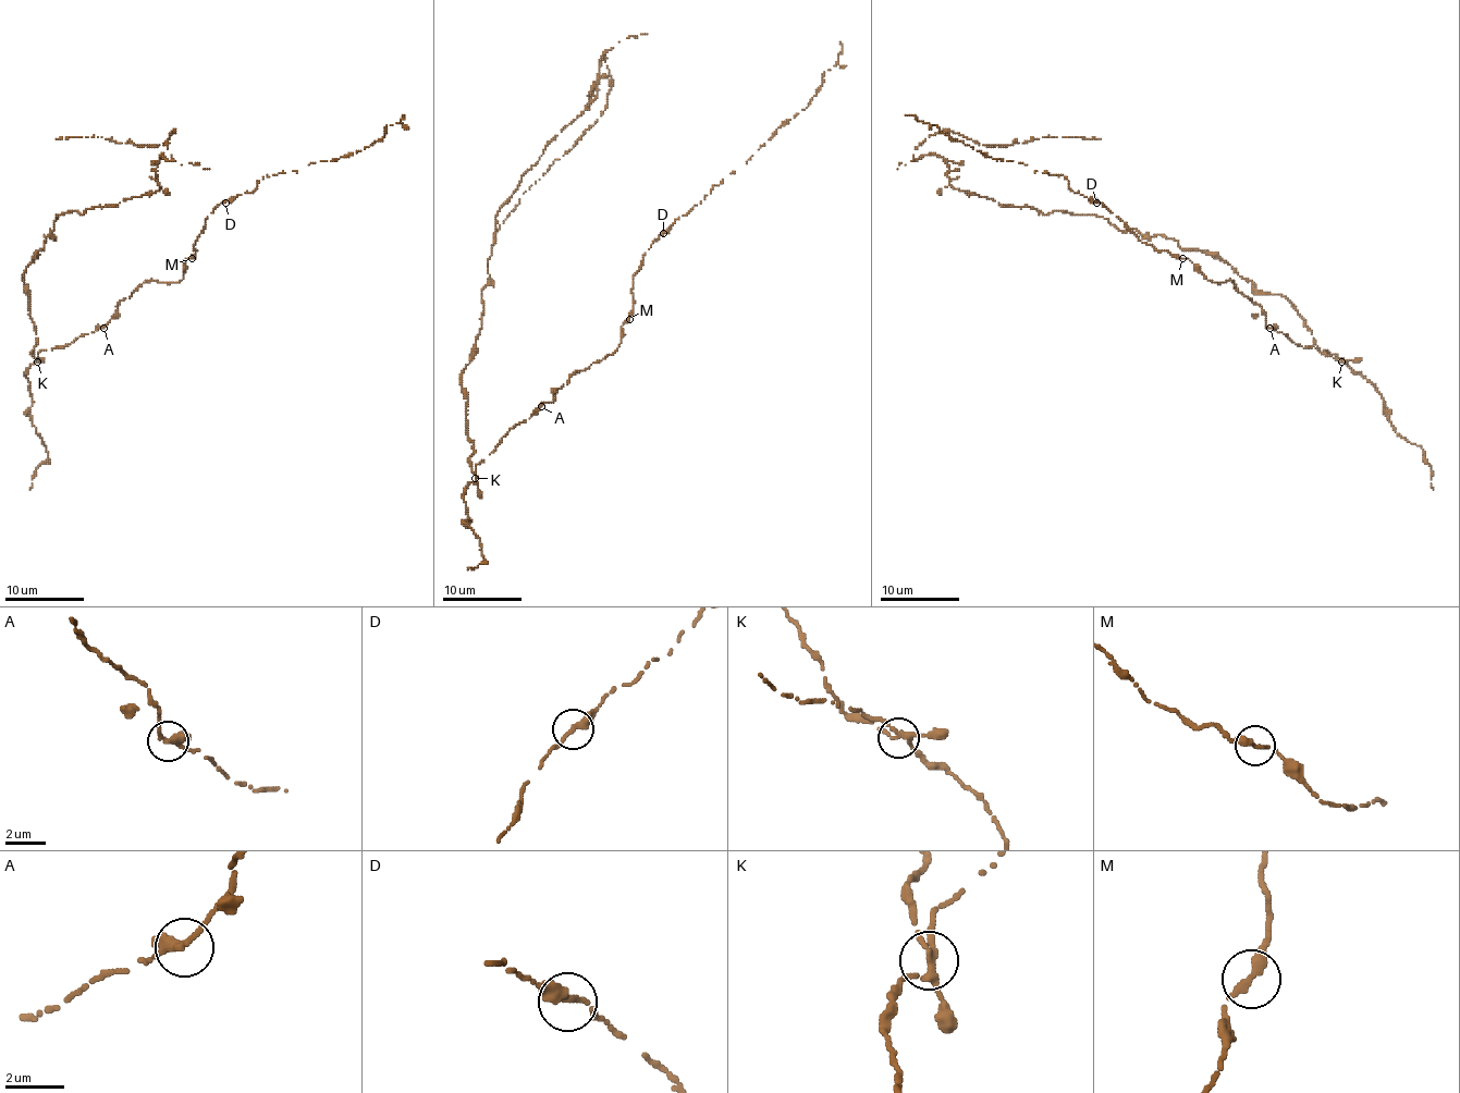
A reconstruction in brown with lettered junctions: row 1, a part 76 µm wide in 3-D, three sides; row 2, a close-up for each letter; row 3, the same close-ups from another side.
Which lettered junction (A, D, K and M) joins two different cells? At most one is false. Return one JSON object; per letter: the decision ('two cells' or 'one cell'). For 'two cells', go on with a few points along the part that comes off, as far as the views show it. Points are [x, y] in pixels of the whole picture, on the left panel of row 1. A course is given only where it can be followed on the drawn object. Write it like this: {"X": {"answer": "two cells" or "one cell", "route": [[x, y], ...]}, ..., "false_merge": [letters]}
{"A": {"answer": "one cell"}, "D": {"answer": "one cell"}, "K": {"answer": "two cells", "route": [[38, 361], [24, 279], [44, 234], [58, 215], [151, 195], [173, 131], [159, 145], [56, 139]]}, "M": {"answer": "one cell"}, "false_merge": ["K"]}

